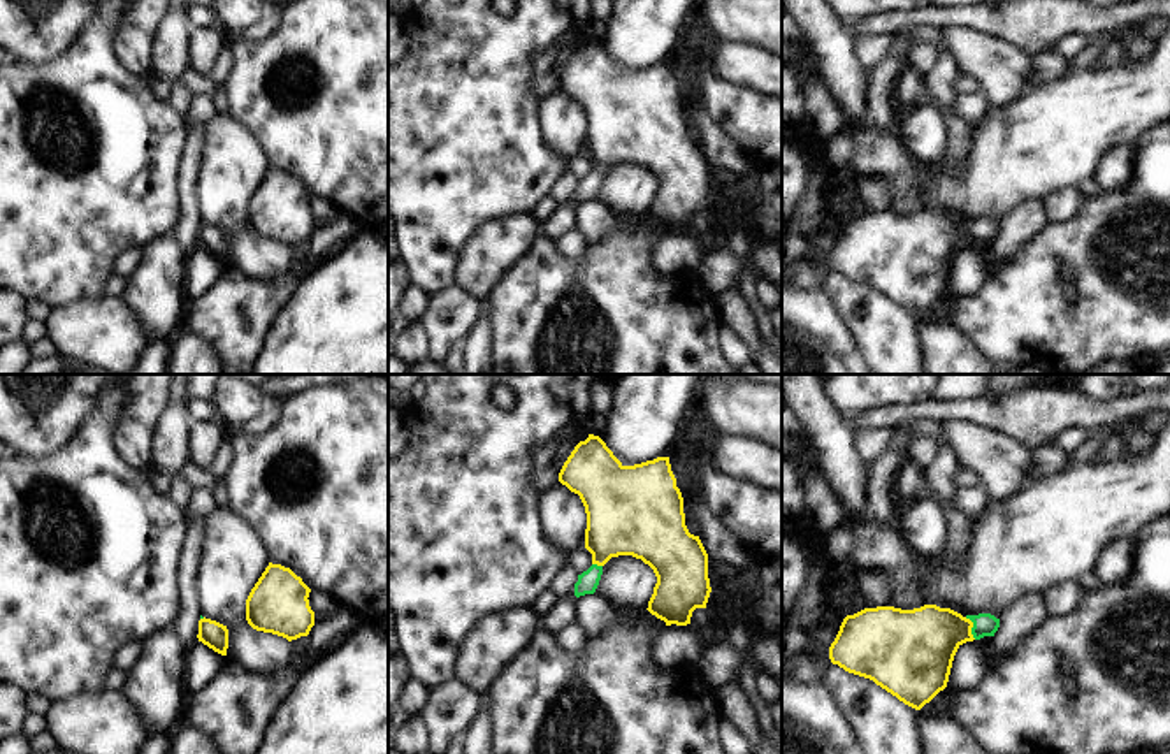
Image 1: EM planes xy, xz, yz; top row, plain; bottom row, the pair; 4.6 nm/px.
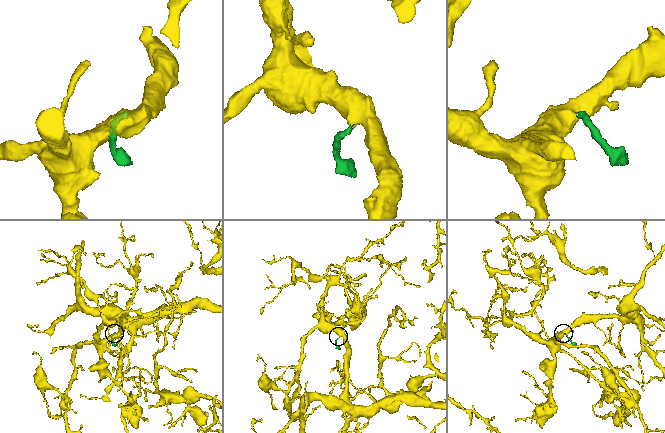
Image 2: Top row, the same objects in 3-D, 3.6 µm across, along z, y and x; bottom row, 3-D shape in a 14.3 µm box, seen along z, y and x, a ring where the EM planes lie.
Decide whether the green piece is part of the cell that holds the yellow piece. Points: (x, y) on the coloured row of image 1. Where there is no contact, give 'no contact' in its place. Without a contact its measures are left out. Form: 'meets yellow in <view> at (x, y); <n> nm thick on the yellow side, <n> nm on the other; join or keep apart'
meets yellow in yz at (972, 626); 320 nm thick on the yellow side, 110 nm on the other; join

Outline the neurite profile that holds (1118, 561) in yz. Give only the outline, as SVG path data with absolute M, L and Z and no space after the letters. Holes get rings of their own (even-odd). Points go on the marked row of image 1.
M1112 541L1100 555L1094 575L1101 585L1101 591L1109 591L1117 584L1123 584L1133 571L1133 541Z

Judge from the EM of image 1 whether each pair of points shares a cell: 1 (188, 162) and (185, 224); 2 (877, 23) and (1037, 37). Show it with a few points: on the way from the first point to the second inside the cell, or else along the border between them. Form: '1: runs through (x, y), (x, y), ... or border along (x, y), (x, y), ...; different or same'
1: runs through (187, 178), (187, 208); same
2: runs through (917, 18), (996, 20); same

